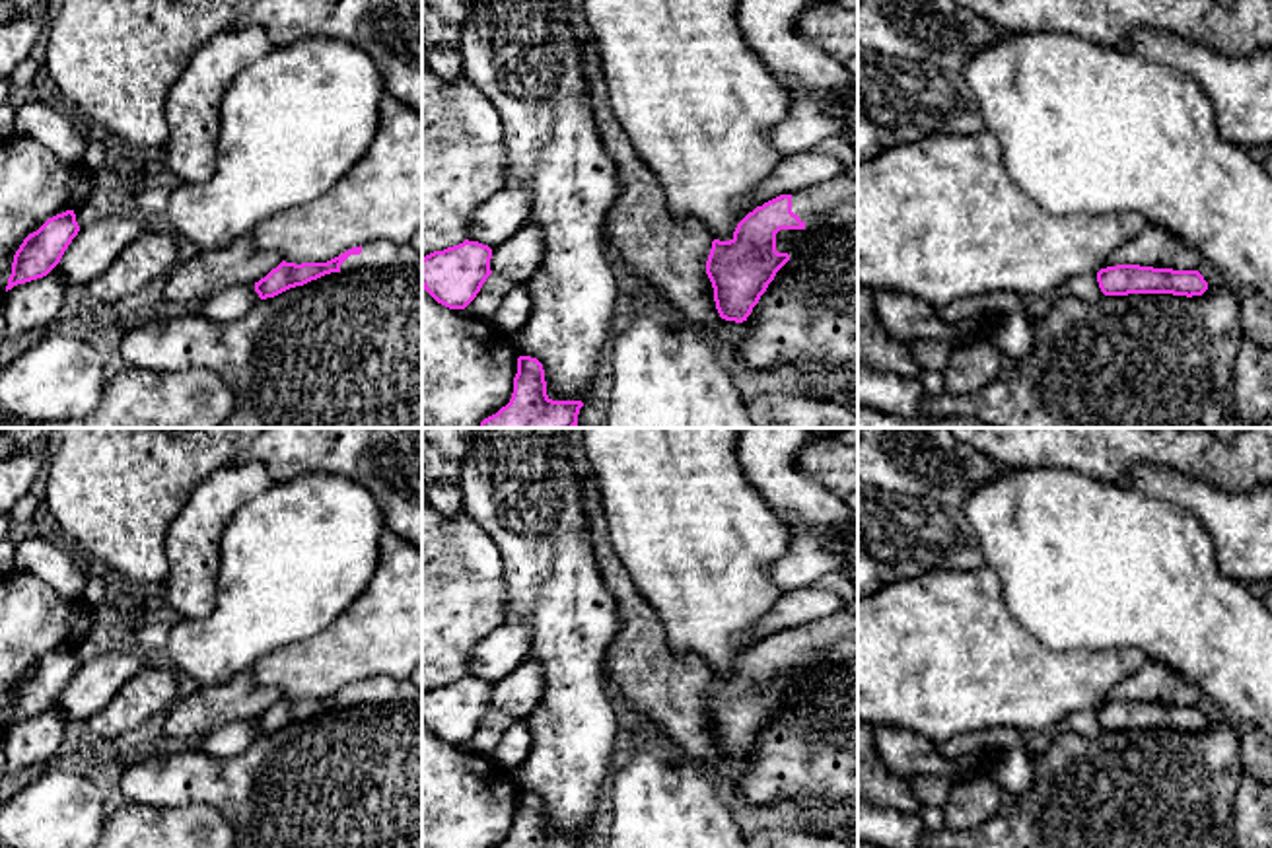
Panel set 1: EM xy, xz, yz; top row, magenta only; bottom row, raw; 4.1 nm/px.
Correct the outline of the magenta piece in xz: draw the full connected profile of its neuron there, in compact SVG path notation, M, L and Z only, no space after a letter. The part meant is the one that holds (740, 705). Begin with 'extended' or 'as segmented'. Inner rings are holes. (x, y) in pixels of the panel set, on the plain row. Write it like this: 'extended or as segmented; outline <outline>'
extended; outline M842 609L749 648L729 677L712 677L706 710L722 755L743 759L795 689L858 679L858 613Z

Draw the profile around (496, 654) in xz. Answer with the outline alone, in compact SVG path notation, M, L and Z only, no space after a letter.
M506 618L473 646L465 673L494 685L529 657L529 642L527 622L523 618Z

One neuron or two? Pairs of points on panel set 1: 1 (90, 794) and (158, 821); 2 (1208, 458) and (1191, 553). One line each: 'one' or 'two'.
1: two
2: two

